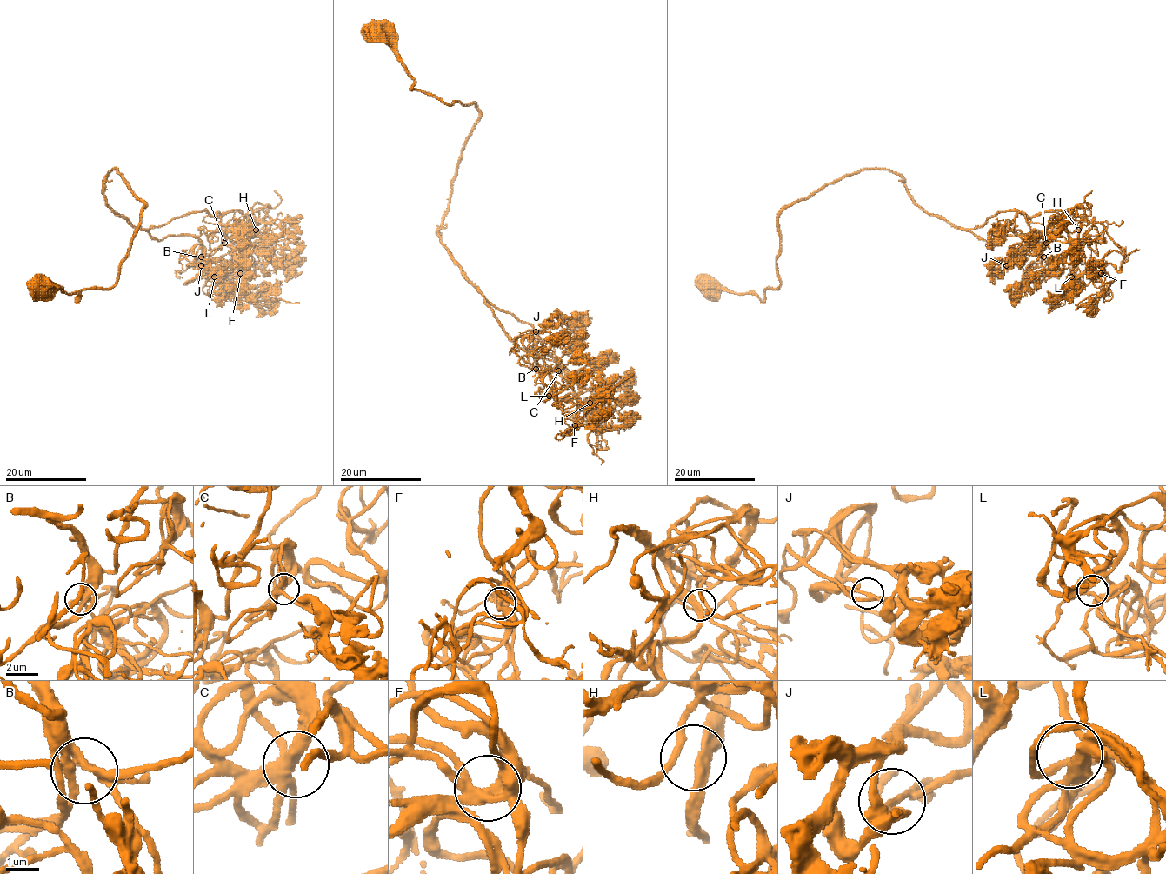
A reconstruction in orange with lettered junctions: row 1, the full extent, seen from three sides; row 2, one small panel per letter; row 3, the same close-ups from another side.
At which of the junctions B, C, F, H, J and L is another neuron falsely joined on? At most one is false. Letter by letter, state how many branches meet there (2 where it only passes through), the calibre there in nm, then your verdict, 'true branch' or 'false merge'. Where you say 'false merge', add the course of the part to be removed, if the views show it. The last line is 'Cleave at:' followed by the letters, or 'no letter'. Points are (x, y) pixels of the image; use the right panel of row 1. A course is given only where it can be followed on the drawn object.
B: branches 5; calibre 280 nm; true branch
C: branches 5; calibre 400 nm; true branch
F: branches 4; calibre 340 nm; true branch
H: branches 4; calibre 260 nm; true branch
J: branches 5; calibre 200 nm; true branch
L: branches 5; calibre 280 nm; true branch
Cleave at: no letter

